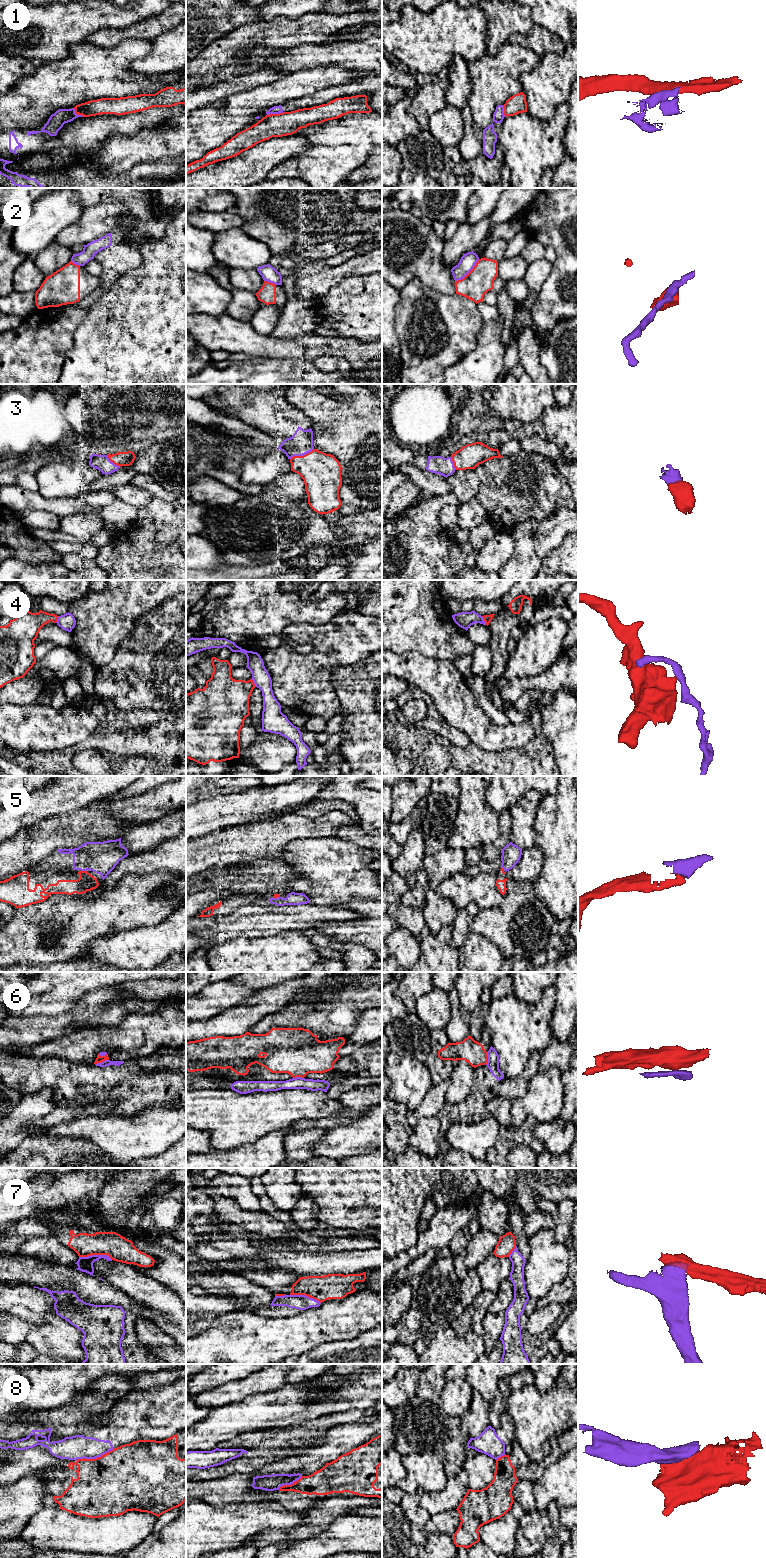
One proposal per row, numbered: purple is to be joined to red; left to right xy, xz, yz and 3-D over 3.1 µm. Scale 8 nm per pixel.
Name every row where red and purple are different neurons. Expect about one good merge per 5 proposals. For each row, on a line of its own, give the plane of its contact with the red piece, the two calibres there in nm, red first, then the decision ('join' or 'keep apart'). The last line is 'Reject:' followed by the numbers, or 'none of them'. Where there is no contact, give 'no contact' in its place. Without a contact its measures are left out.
1: meets red in xz; 190 nm thick on the red side, 60 nm on the other; keep apart
2: meets red in yz; 220 nm thick on the red side, 120 nm on the other; keep apart
3: meets red in xz; 320 nm thick on the red side, 190 nm on the other; join
4: meets red in yz; 60 nm thick on the red side, 130 nm on the other; keep apart
5: meets red in xy; 140 nm thick on the red side, 260 nm on the other; join
6: meets red in xy; 60 nm thick on the red side, 50 nm on the other; keep apart
7: meets red in xy; 200 nm thick on the red side, 130 nm on the other; keep apart
8: meets red in xy; 500 nm thick on the red side, 190 nm on the other; keep apart
Reject: 1, 2, 4, 6, 7, 8

